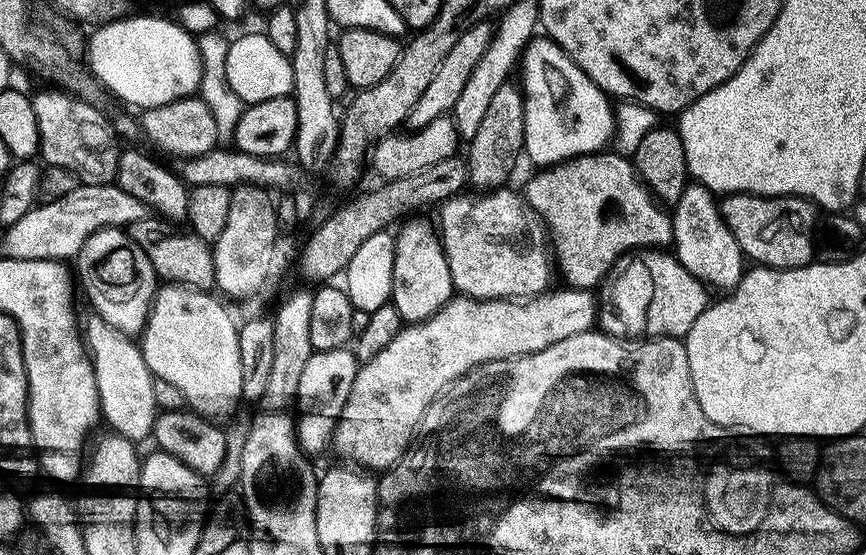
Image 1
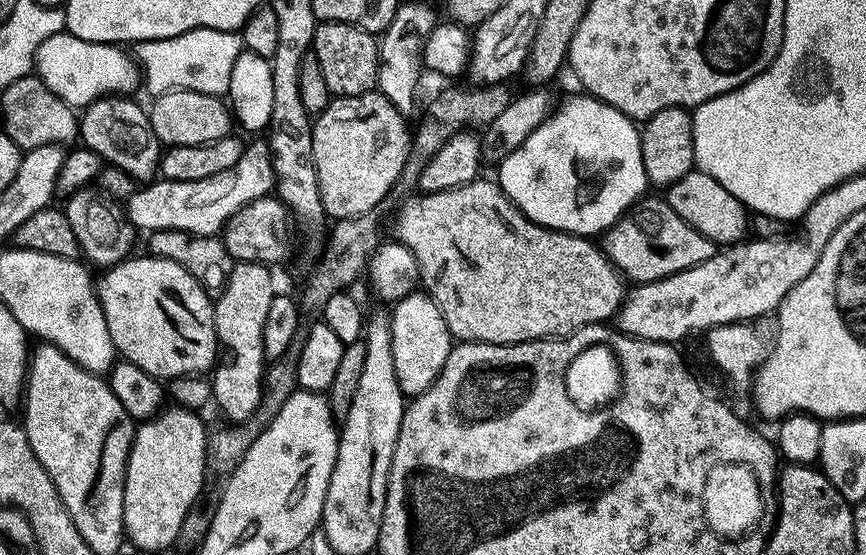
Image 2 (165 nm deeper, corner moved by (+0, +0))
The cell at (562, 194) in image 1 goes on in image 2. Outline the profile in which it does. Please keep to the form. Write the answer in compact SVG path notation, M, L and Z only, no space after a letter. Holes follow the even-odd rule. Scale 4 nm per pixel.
M648 198L606 233L602 240L602 251L621 276L639 286L665 280L686 270L694 270L694 266L710 262L710 258L716 256L718 248L712 241L698 234L698 230L682 222L682 218L678 218L678 214L674 214L674 210L668 205L667 199Z

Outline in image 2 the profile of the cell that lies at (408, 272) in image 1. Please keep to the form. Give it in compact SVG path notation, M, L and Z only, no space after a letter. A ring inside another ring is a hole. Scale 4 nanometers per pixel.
M417 290L395 305L391 313L392 349L394 350L394 366L398 374L400 388L405 397L415 398L426 394L436 383L450 358L454 347L454 337L446 326L446 318L442 318L442 310L423 291Z

